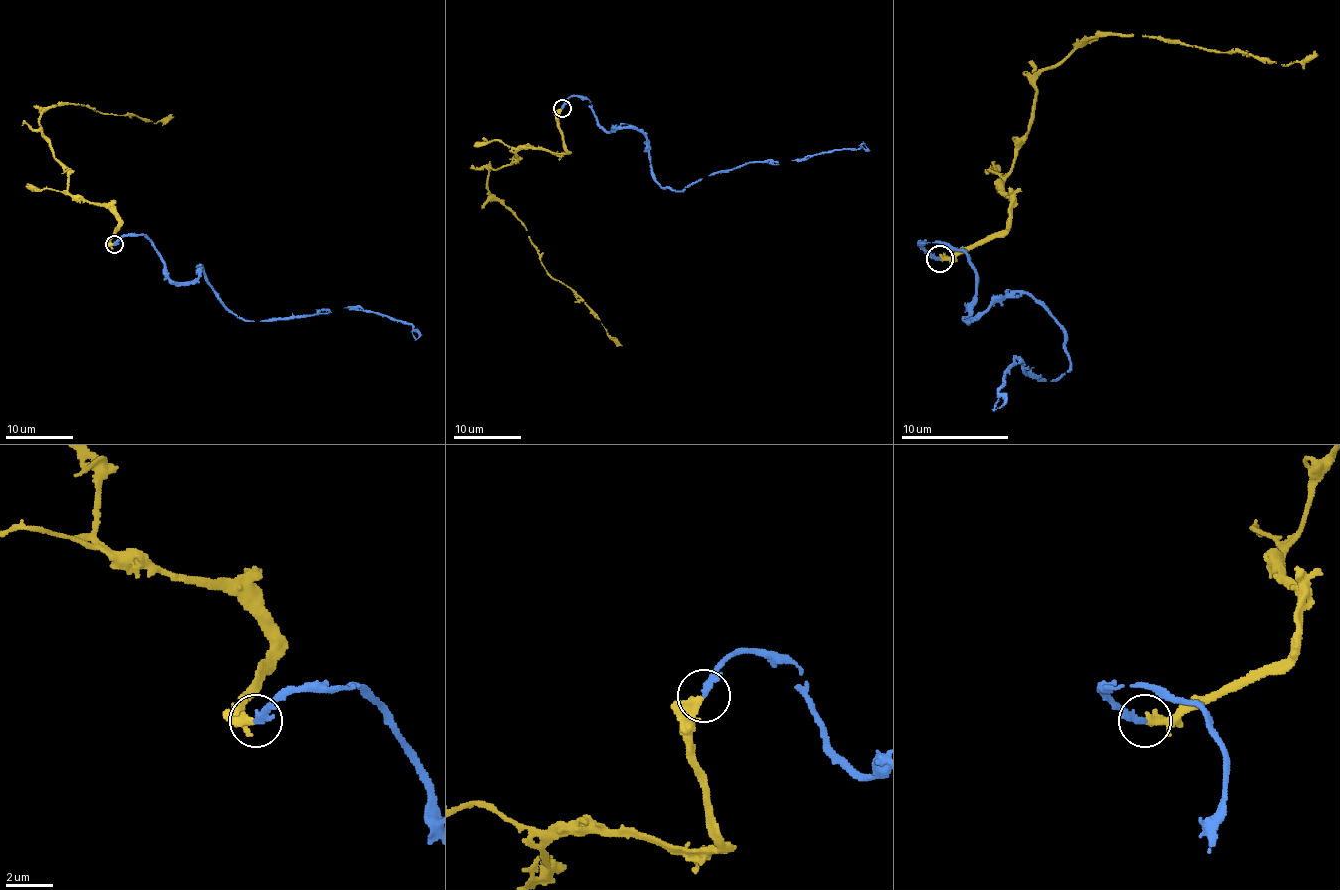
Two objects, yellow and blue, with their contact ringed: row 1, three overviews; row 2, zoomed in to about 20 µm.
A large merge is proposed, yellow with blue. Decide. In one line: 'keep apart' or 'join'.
join

